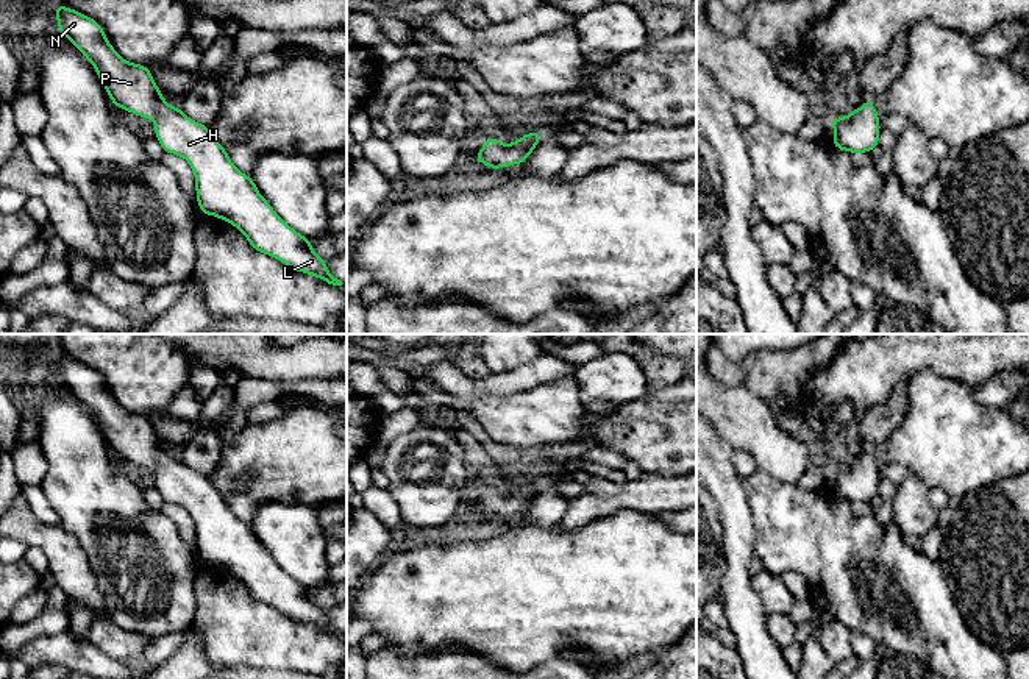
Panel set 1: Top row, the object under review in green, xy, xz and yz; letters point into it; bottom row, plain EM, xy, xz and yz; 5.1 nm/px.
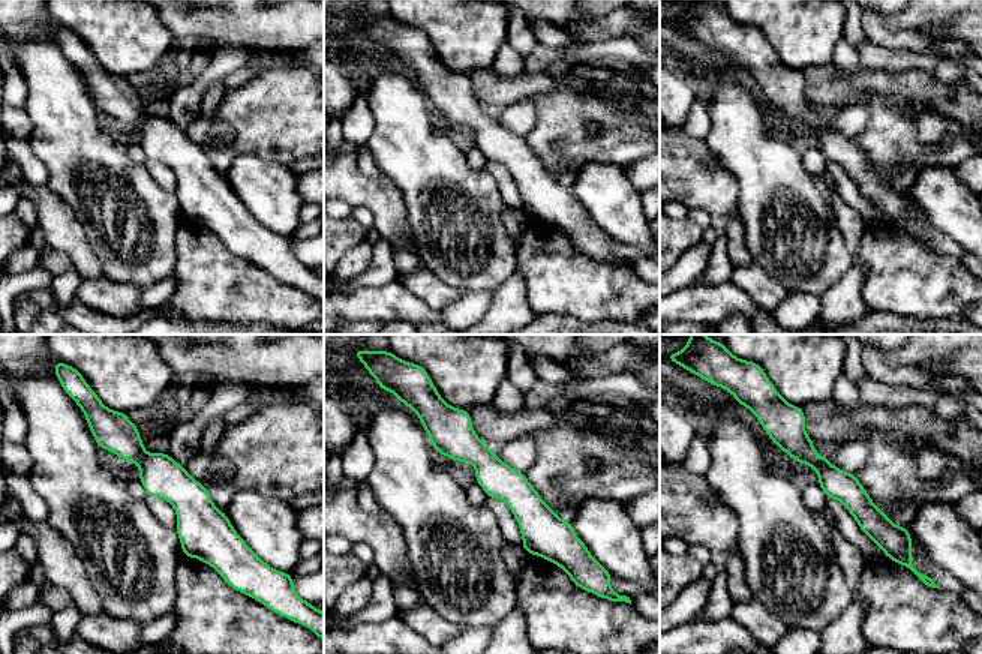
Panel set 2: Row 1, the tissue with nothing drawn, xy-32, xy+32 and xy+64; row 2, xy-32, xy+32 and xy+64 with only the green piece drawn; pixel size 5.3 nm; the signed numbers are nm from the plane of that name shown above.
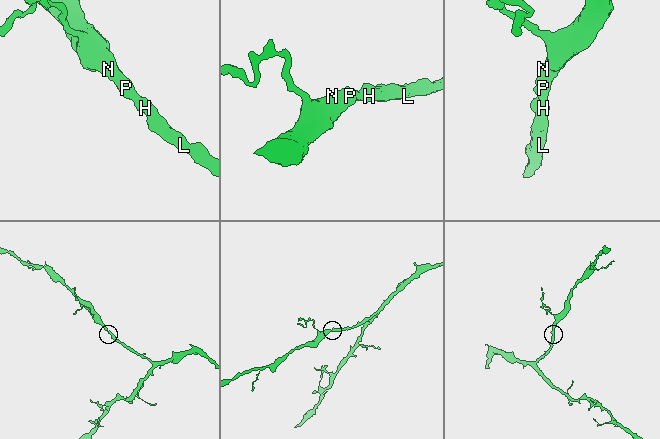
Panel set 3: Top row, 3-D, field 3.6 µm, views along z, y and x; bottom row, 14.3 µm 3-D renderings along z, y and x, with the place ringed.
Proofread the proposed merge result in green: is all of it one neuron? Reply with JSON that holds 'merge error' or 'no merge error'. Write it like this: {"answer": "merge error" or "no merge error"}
{"answer": "no merge error"}

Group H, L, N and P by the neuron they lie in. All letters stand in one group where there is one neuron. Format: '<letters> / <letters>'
H L N P

